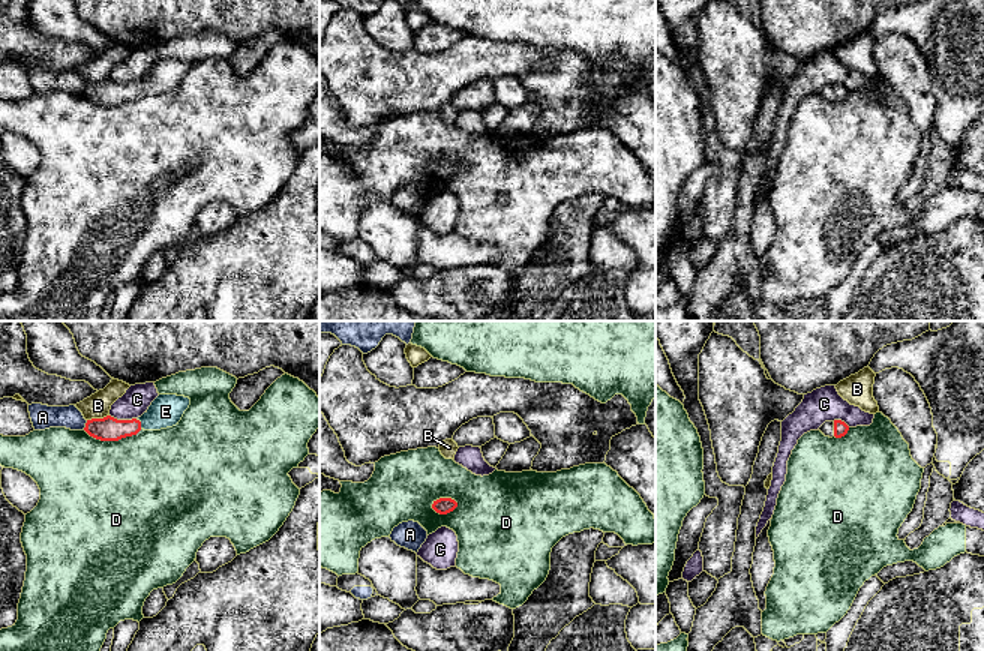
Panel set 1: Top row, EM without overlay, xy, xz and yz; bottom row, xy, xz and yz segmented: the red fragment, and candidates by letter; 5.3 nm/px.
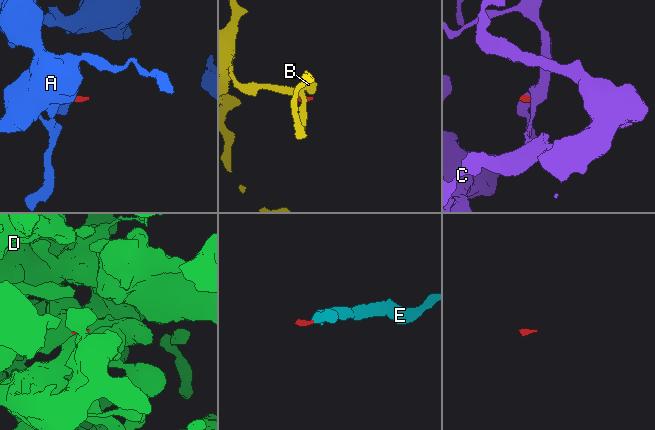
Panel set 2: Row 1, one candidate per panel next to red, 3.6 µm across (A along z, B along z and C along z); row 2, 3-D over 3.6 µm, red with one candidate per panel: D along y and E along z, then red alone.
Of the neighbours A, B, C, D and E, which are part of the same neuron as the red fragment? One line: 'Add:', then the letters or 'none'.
Add: E

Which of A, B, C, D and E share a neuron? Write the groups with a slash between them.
A / B / C / D / E

